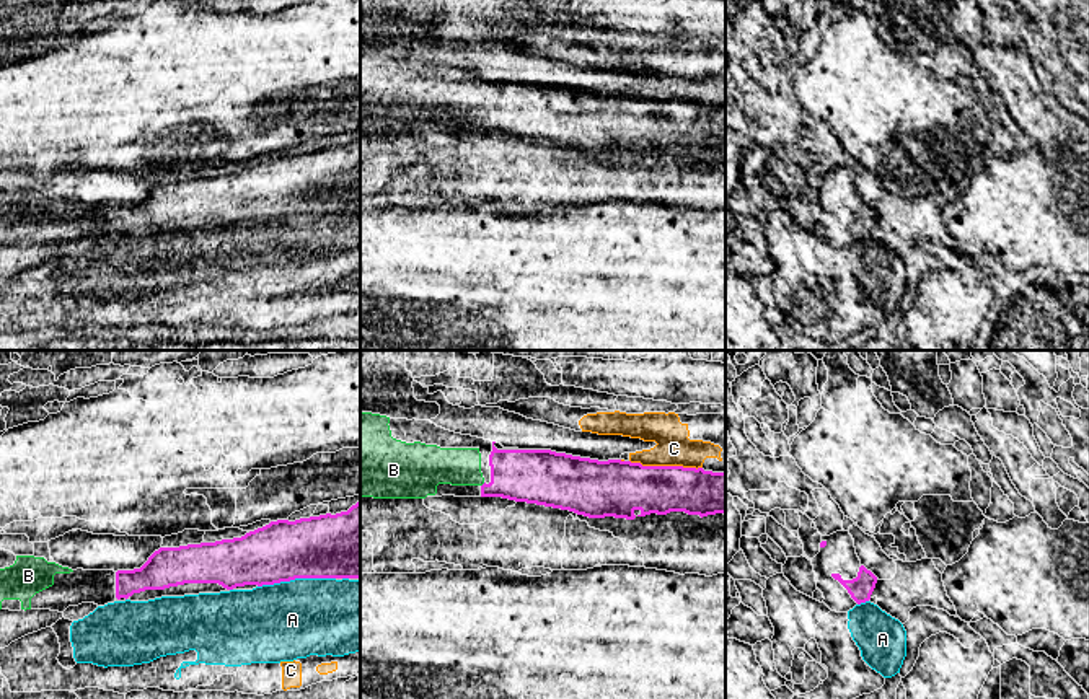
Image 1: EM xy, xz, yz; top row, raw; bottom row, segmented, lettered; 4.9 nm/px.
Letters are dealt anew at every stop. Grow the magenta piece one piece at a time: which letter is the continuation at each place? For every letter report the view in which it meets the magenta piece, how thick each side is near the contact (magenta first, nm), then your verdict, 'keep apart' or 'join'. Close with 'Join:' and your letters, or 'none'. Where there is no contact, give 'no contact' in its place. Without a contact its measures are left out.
A: xy | 320/380 nm | keep apart
B: xz | 260/190 nm | join
C: xz | 260/180 nm | keep apart
Join: B

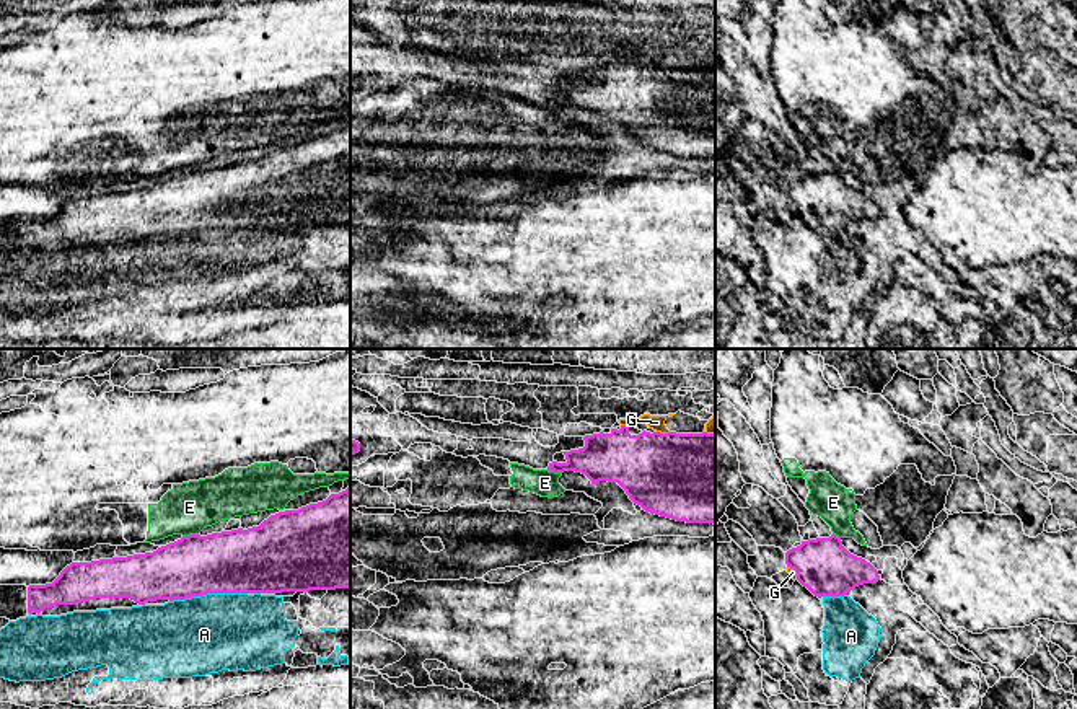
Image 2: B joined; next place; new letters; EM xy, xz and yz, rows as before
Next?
A: xy | 320/380 nm | keep apart
E: xy | 300/260 nm | keep apart
G: xz | 440/80 nm | keep apart
Join: none

